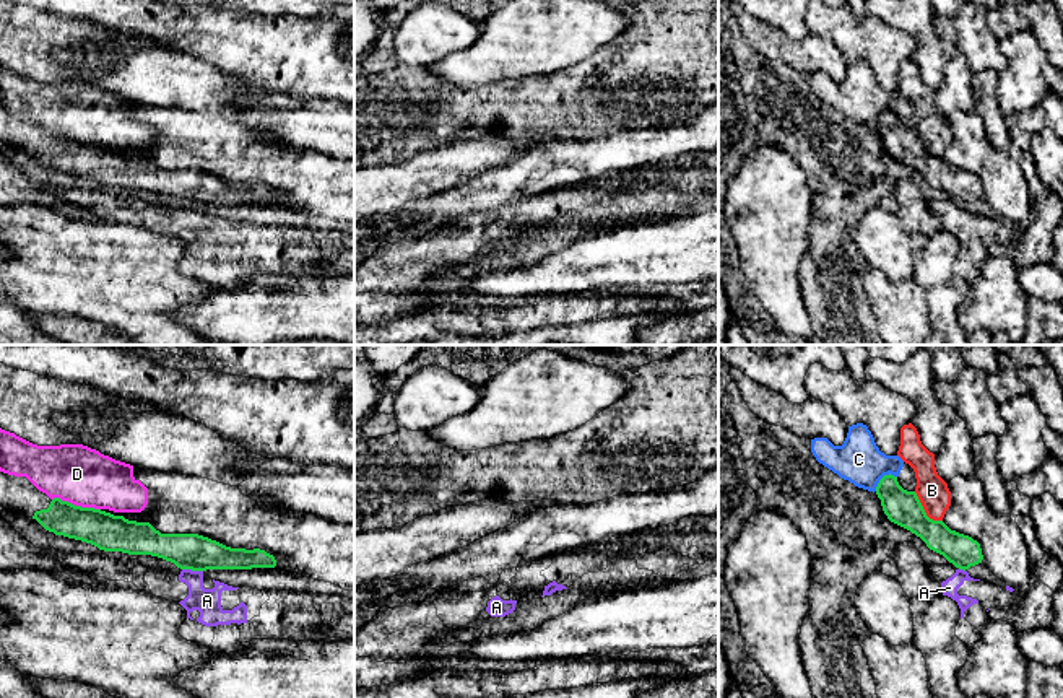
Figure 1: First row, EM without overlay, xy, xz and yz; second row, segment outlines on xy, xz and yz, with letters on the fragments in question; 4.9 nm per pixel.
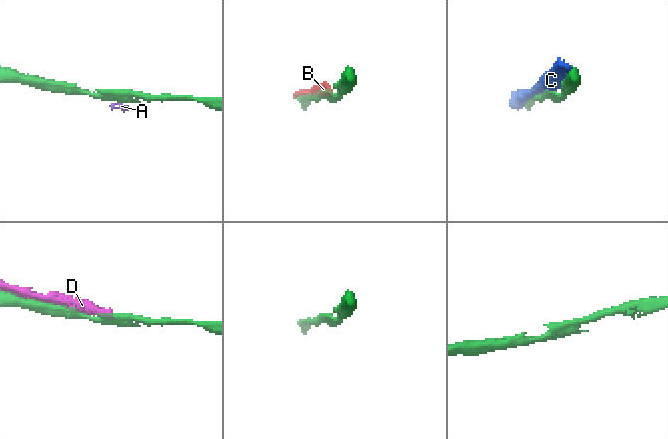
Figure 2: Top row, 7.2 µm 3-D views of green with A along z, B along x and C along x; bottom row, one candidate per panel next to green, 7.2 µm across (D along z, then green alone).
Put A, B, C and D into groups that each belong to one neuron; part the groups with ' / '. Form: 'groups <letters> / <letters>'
groups A / B D / C

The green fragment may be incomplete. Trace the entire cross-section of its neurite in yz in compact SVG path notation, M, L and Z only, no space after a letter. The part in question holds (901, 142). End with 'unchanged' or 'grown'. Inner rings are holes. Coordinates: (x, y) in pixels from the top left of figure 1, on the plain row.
M884 111L876 122L876 130L891 158L920 172L930 185L943 190L956 203L965 207L982 198L980 179L951 166L943 156L930 155L917 129L904 125L897 112Z | unchanged

